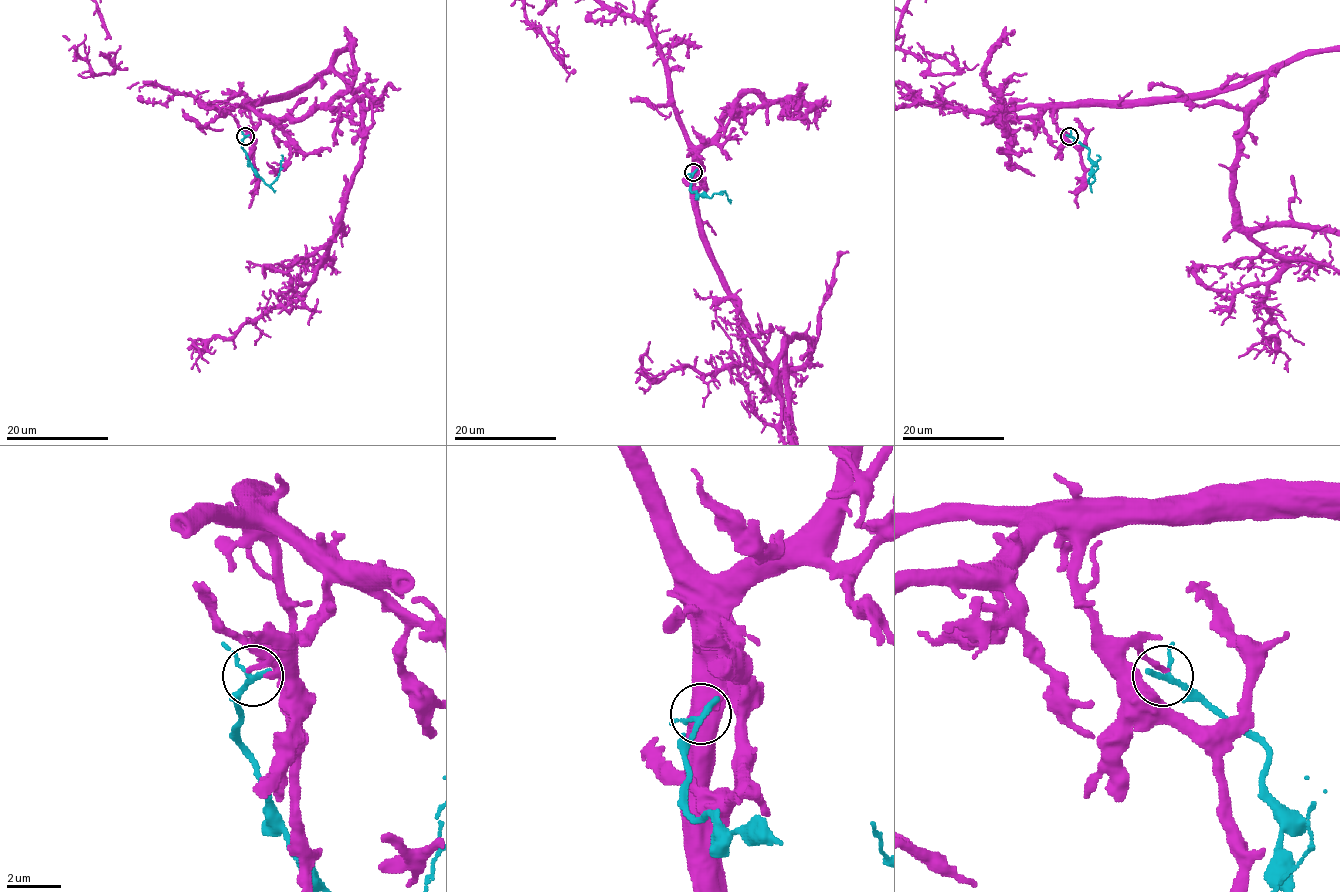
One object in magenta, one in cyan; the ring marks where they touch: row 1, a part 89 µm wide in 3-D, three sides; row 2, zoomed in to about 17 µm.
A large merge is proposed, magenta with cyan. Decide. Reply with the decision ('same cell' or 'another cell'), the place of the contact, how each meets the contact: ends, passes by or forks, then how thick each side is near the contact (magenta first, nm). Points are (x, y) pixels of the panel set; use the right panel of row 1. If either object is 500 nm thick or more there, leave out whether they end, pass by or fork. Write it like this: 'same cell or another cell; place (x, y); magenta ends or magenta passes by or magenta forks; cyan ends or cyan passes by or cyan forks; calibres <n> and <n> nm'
another cell; place (1069, 136); magenta ends; cyan passes by; calibres 190 and 200 nm

